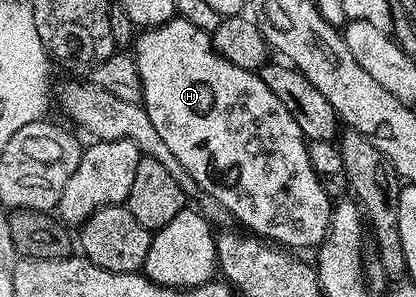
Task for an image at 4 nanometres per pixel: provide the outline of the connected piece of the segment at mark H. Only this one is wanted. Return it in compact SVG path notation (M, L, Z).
M177 17L166 23L161 23L158 27L145 28L135 38L132 54L140 73L140 81L142 82L141 104L146 108L148 121L152 121L152 125L156 125L156 133L160 133L164 145L168 145L168 149L172 149L172 157L176 157L176 161L180 161L180 165L184 165L184 169L192 177L192 181L196 181L199 192L214 198L221 207L225 208L229 216L234 218L235 215L243 223L241 226L249 232L265 237L286 249L298 249L294 247L317 248L318 244L324 241L330 228L332 198L325 191L323 180L318 178L316 170L312 167L307 147L308 140L302 135L300 126L296 125L295 118L284 109L283 102L272 93L271 89L268 89L260 75L248 69L240 69L240 65L232 65L232 61L220 57L214 49L211 32L196 29L196 25L192 25L192 21L184 21Z

